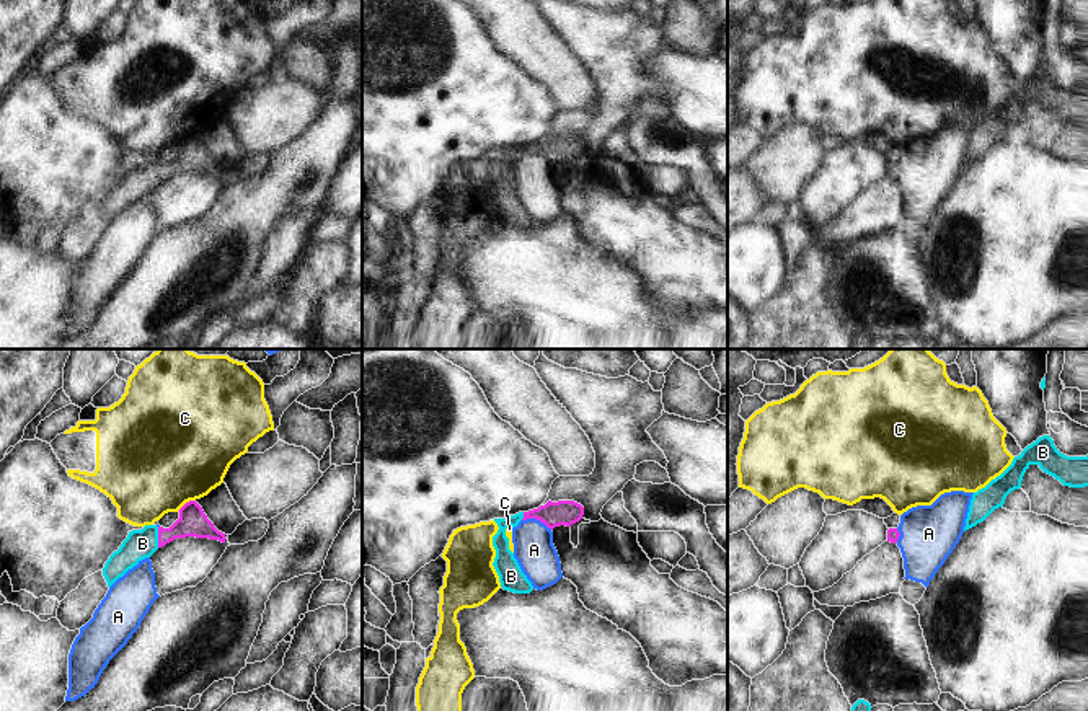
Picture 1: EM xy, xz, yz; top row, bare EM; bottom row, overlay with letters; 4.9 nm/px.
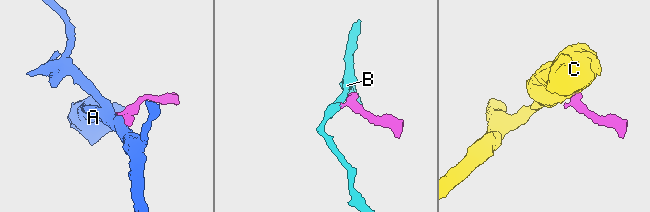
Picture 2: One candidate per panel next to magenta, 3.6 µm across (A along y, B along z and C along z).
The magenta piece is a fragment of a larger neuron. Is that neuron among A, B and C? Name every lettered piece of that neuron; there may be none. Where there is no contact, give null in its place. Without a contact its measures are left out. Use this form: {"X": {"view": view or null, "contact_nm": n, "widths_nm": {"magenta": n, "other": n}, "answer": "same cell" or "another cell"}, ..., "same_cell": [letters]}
{"A": {"view": "xz", "contact_nm": 160, "widths_nm": {"magenta": 130, "other": 200}, "answer": "another cell"}, "B": {"view": "xy", "contact_nm": 100, "widths_nm": {"magenta": 140, "other": 140}, "answer": "same cell"}, "C": {"view": "xy", "contact_nm": 100, "widths_nm": {"magenta": 140, "other": 500}, "answer": "another cell"}, "same_cell": ["B"]}

